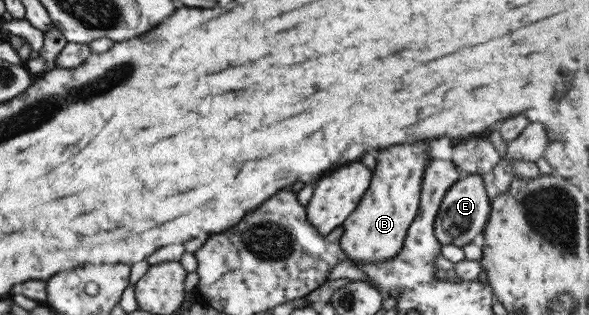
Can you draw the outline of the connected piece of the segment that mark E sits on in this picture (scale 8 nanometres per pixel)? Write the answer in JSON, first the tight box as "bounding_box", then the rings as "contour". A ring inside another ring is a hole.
{"bounding_box":[434,174,491,246],"contour":[[[466,174],[450,186],[445,194],[434,222],[434,233],[441,245],[465,246],[483,233],[486,228],[491,206],[480,174]]]}

